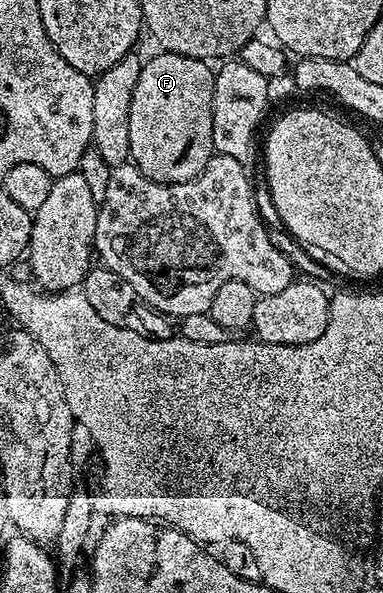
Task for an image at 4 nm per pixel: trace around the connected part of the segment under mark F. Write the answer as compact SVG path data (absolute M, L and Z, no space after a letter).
M159 52L156 58L146 59L141 68L141 76L137 76L137 88L133 88L133 104L129 104L129 148L131 149L130 161L143 175L154 182L167 182L171 186L173 184L181 184L193 180L207 167L207 162L212 156L211 145L213 144L213 84L215 83L215 75L212 67L202 58L190 58L189 56L181 56L180 54L168 54Z

